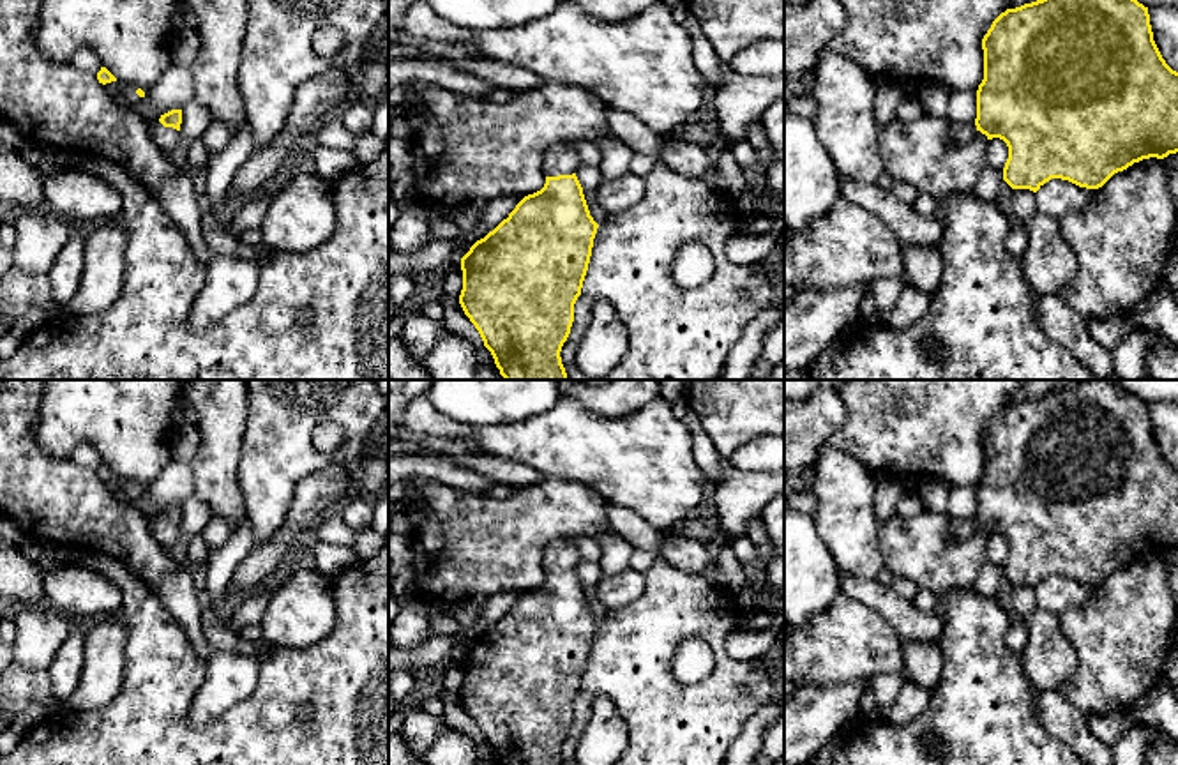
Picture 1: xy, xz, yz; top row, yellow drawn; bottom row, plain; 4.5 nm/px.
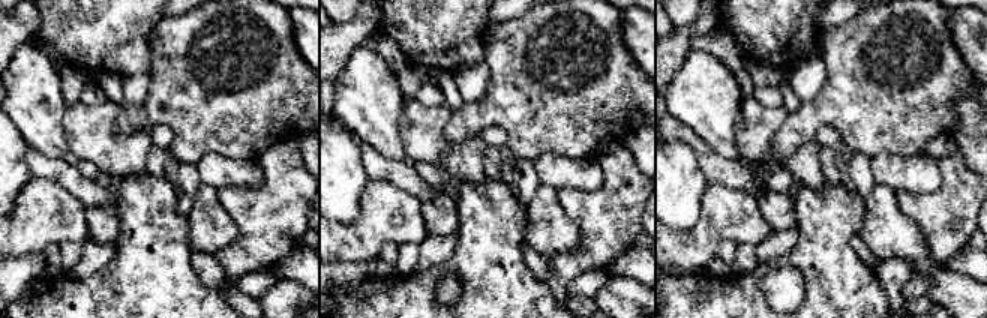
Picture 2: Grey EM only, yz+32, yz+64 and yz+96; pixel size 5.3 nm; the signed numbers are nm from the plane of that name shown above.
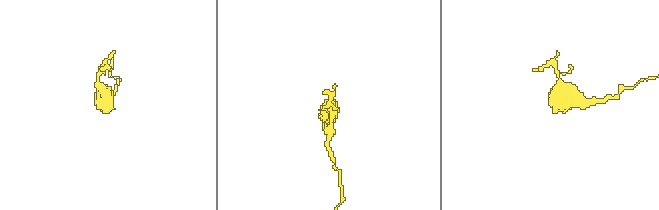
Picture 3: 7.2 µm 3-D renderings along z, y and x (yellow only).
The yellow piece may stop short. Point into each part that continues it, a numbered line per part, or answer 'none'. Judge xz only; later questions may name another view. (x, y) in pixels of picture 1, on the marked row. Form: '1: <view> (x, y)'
1: xz (560, 159)

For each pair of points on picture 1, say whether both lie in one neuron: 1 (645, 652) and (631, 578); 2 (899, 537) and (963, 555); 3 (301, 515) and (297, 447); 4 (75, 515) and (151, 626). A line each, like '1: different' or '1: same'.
1: different
2: same
3: different
4: different

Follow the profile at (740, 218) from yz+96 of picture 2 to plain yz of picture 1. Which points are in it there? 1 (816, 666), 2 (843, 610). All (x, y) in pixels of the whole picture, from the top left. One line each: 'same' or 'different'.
1: same
2: same

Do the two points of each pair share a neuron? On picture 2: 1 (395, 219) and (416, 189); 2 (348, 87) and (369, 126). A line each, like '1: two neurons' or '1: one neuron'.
1: two neurons
2: one neuron

